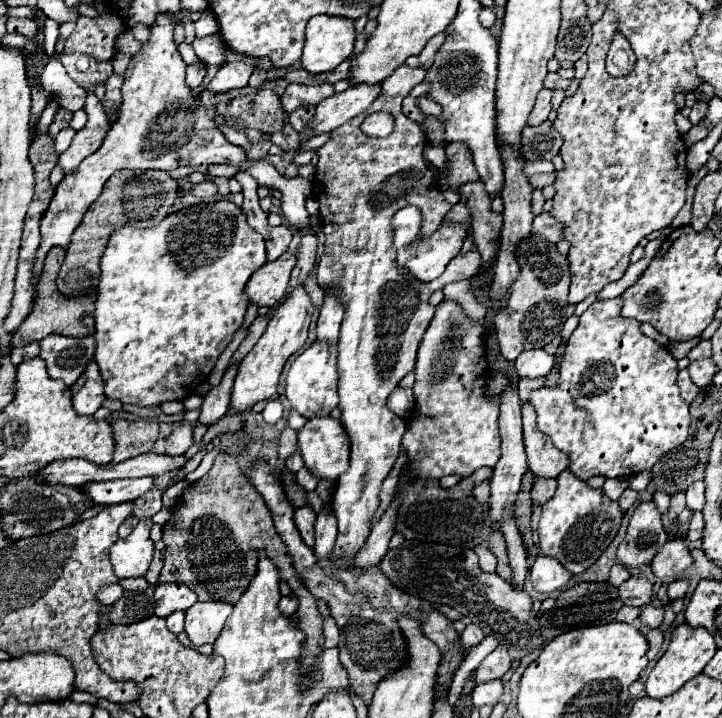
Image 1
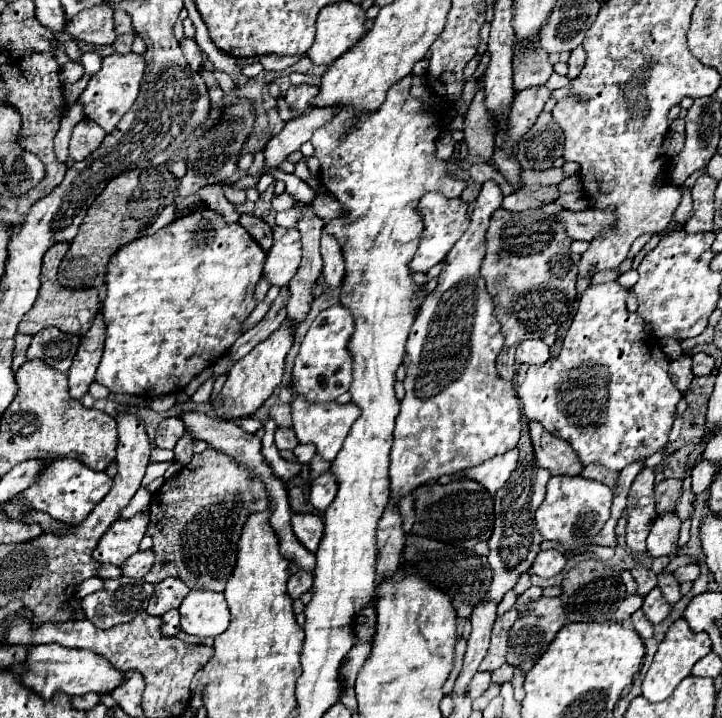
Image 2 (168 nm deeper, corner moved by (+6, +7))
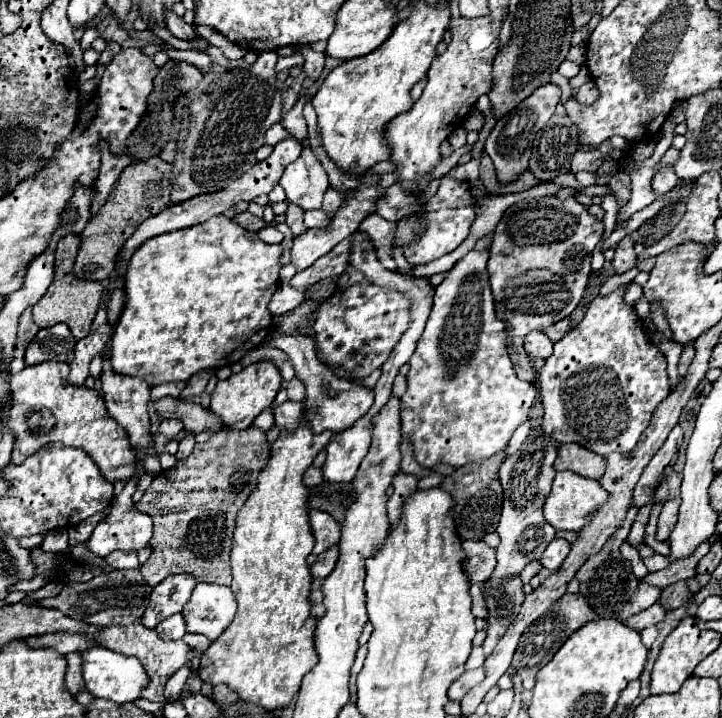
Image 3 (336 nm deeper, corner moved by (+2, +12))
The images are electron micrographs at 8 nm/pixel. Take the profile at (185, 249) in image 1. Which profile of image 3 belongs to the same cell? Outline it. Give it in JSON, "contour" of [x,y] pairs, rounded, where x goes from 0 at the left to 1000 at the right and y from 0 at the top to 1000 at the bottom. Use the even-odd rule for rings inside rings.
{"contour":[[[295,301],[270,318],[204,334],[184,354],[173,384],[173,432],[154,471],[154,507],[159,518],[193,524],[209,538],[220,538],[240,529],[262,529],[278,515],[331,504],[339,490],[375,468],[378,440],[370,423],[386,401],[389,351],[389,340],[370,340],[353,323],[334,318],[312,301]]]}

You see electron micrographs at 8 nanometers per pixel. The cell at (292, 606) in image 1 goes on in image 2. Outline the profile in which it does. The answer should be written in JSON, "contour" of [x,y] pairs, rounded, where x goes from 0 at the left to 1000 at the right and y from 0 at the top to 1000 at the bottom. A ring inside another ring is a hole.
{"contour":[[[411,795],[409,801],[400,804],[398,809],[398,829],[403,834],[414,834],[422,823],[428,823],[434,818],[434,801],[425,795]]]}

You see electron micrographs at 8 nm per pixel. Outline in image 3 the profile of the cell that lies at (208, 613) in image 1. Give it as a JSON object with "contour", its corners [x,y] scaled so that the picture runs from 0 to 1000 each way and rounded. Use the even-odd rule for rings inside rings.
{"contour":[[[278,811],[270,816],[251,855],[256,861],[259,880],[298,891],[320,869],[325,850],[328,841],[317,816]]]}

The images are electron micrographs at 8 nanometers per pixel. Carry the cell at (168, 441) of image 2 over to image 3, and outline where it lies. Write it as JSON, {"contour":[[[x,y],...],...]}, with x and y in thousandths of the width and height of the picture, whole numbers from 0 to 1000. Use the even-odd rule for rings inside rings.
{"contour":[[[226,585],[226,588],[220,591],[220,602],[229,604],[229,607],[234,607],[234,610],[245,607],[251,599],[253,599],[251,585]]]}

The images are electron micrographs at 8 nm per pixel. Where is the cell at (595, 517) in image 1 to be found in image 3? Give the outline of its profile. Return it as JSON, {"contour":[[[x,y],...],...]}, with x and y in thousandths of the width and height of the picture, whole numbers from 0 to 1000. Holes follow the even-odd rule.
{"contour":[[[771,657],[769,669],[766,669],[766,680],[763,688],[755,696],[752,705],[752,716],[755,724],[771,735],[771,738],[802,738],[810,730],[816,730],[816,724],[821,721],[821,716],[827,713],[827,708],[832,702],[838,702],[841,696],[841,685],[832,680],[832,674],[827,669],[816,669],[816,666],[805,666],[796,657]]]}

